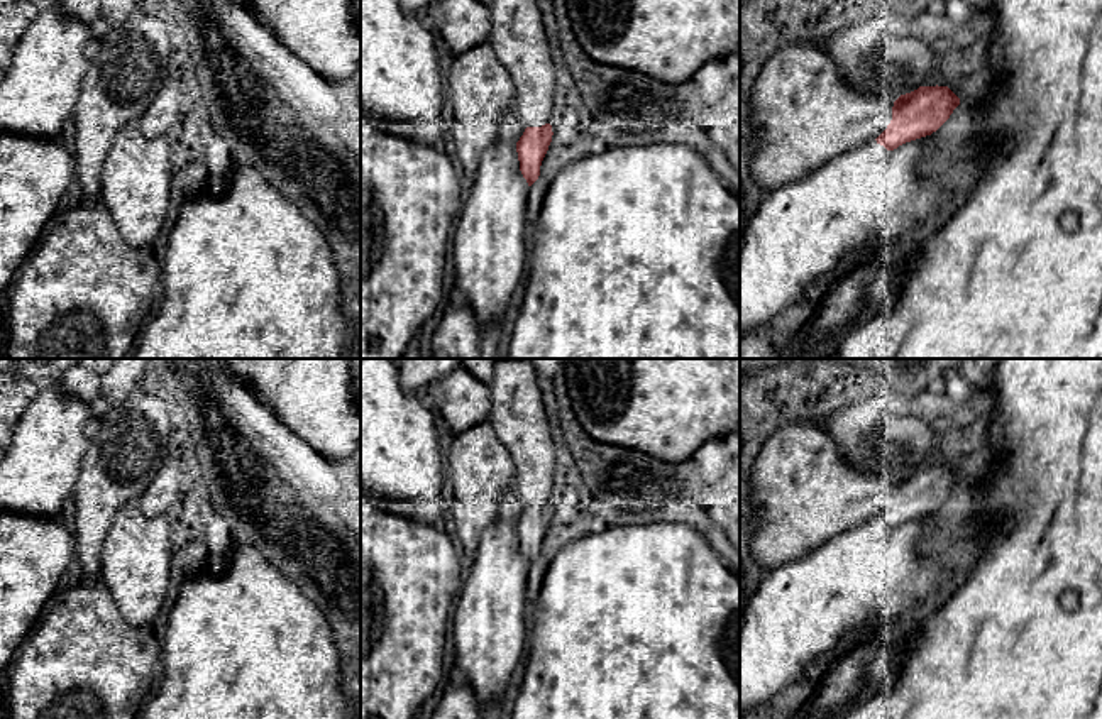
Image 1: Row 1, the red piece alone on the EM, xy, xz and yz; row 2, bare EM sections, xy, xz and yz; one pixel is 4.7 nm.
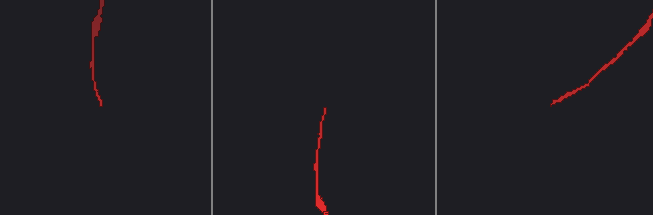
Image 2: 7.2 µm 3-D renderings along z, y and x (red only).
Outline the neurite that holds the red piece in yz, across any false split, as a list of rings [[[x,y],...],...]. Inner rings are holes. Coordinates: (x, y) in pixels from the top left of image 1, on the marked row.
[[[787,46],[762,66],[747,105],[750,174],[772,191],[870,140],[894,151],[931,135],[960,98],[936,85],[890,102],[850,86],[828,52]]]

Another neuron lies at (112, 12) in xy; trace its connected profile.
[[[100,0],[100,17],[90,25],[93,41],[100,41],[113,27],[125,22],[141,0]]]

